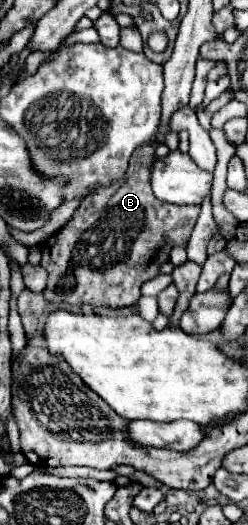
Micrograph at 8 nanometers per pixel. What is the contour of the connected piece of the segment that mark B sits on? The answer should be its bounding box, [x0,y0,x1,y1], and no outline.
[41,146,199,308]

